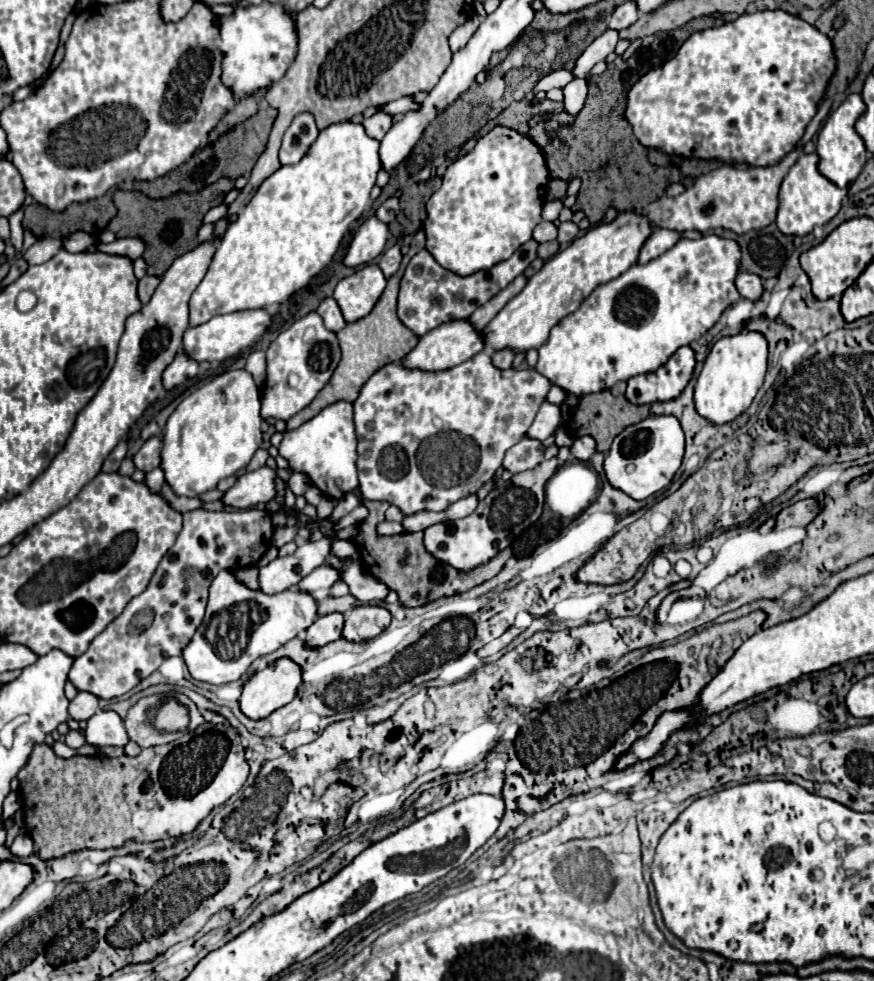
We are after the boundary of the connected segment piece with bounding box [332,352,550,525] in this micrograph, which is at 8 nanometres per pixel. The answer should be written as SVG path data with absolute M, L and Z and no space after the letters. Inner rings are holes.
M486 352L438 372L406 368L402 362L382 366L370 376L354 400L360 494L346 494L338 500L332 512L334 525L363 500L394 504L410 516L420 510L442 512L460 498L478 492L502 466L506 450L528 432L548 390L550 380L540 372L532 368L500 370Z

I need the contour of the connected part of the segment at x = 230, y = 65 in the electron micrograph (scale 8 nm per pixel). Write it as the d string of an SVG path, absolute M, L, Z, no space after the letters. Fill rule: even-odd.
M266 2L252 8L236 6L234 16L220 16L220 32L224 42L220 48L224 52L222 80L236 92L238 98L248 96L260 88L268 88L272 82L280 80L298 46L294 20L282 10L280 4Z

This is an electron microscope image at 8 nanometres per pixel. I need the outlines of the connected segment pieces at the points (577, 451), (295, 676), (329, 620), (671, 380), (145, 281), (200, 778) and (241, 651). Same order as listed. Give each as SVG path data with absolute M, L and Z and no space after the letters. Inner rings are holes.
M582 436L582 438L576 438L574 444L570 446L570 452L574 458L582 460L582 462L588 462L588 458L596 452L596 440L592 436Z
M280 658L244 684L240 708L248 718L266 718L270 712L292 702L300 684L302 668L290 658Z
M334 612L320 616L308 630L306 630L306 644L312 648L324 646L328 642L334 642L342 638L342 628L344 628L344 614Z
M682 346L656 372L632 376L628 380L626 398L632 404L652 404L658 400L672 400L690 382L694 364L696 364L694 350L690 346Z
M144 276L140 280L140 284L138 284L138 298L140 298L142 304L146 304L152 298L152 294L158 288L158 284L160 284L160 278L158 276Z
M204 722L194 732L182 734L176 742L146 748L136 758L60 758L52 746L42 742L34 746L26 766L18 772L18 780L24 804L24 824L34 838L34 846L40 858L48 860L80 848L118 848L130 838L138 842L154 842L192 832L210 814L212 808L224 804L244 786L248 774L250 766L244 758L244 746L238 730L232 726L222 730L216 724Z
M222 570L212 586L204 622L196 630L196 636L184 648L182 658L192 678L208 684L224 684L238 680L248 666L288 640L306 630L318 618L316 598L300 588L284 590L278 594L264 594L260 588L252 590L236 578L234 570Z

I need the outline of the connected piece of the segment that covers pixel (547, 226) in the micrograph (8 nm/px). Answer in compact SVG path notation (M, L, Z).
M540 222L536 228L534 228L534 234L532 238L536 242L550 242L550 240L556 240L556 226L552 222Z

